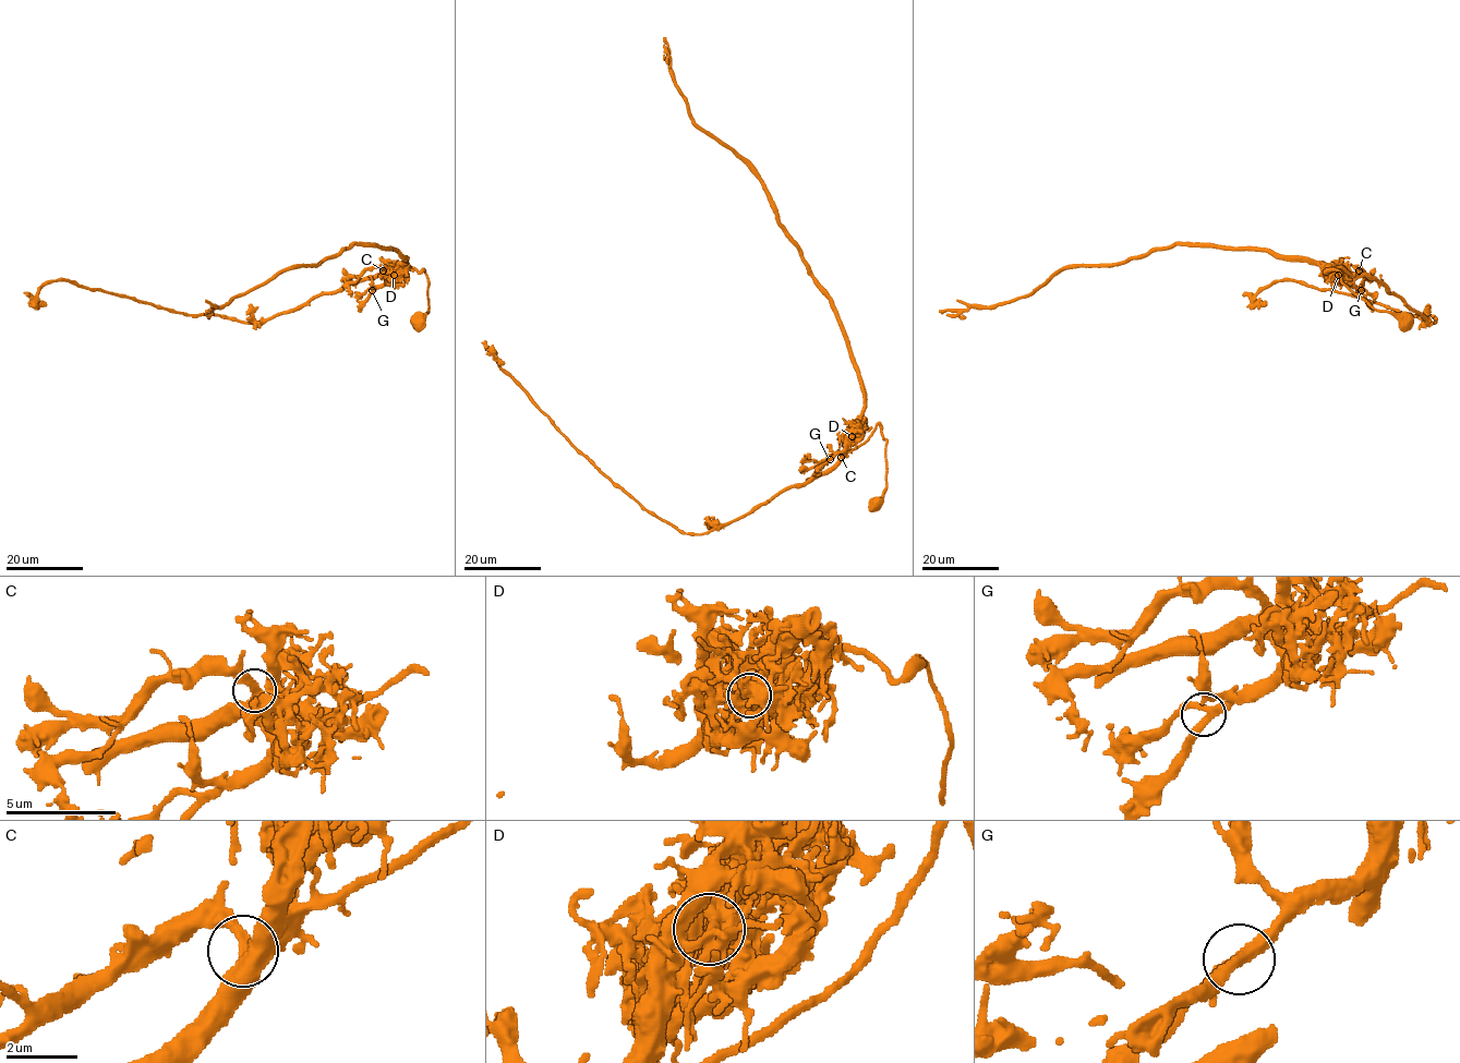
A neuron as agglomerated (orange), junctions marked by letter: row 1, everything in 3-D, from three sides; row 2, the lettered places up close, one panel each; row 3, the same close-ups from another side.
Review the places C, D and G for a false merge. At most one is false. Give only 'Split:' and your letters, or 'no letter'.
Split: D

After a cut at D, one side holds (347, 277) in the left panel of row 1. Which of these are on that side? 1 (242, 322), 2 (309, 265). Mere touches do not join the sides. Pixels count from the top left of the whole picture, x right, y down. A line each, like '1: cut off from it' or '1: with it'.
1: with it
2: cut off from it

